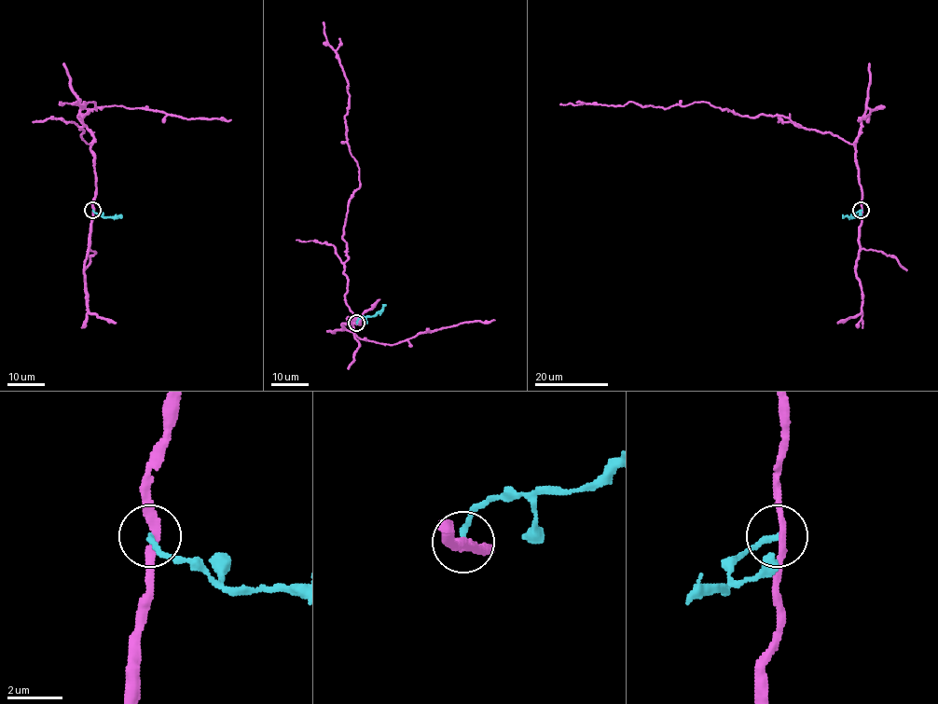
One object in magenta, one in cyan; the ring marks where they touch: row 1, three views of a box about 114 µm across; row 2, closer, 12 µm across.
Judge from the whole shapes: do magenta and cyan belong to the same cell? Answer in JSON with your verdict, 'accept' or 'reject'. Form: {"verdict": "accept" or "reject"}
{"verdict": "reject"}

